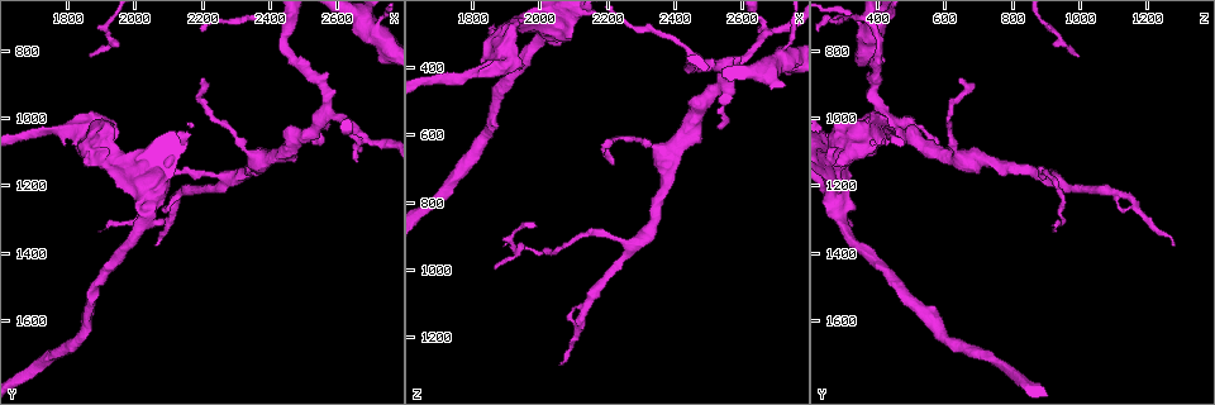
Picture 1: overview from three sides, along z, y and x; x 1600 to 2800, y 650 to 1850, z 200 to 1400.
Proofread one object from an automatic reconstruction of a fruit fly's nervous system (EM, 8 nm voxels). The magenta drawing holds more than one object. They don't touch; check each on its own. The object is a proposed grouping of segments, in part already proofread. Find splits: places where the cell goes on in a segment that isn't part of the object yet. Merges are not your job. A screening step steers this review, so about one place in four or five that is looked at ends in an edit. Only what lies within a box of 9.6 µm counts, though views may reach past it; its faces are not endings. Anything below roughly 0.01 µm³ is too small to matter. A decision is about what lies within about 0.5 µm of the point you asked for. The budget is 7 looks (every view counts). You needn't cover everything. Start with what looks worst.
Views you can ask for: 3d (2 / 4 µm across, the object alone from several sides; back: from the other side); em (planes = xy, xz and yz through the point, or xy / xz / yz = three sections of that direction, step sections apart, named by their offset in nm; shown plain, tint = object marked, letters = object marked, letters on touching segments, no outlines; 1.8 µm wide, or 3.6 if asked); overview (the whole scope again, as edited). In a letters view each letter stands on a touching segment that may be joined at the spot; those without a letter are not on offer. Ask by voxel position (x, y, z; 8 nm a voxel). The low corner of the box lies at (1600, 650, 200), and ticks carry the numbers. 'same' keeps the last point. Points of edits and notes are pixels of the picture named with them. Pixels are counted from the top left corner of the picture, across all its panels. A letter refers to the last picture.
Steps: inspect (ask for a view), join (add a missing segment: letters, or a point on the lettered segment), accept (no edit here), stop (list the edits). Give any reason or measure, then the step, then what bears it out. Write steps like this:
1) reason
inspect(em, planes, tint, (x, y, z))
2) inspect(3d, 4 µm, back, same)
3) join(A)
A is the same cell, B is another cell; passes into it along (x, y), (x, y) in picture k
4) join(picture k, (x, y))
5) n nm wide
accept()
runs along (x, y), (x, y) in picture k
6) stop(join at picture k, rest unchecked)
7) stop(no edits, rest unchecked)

thin neck
inspect(3d, 4 µm, (2670, 1060, 310))

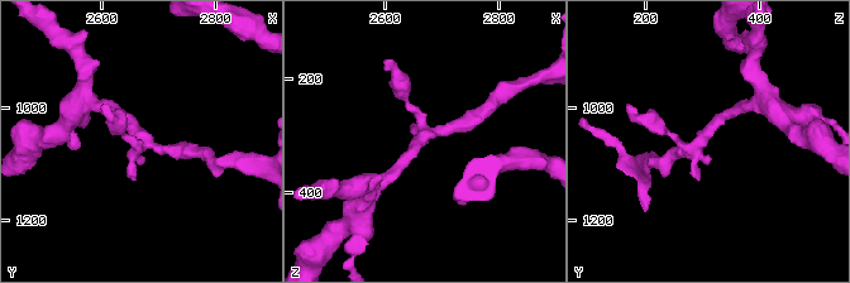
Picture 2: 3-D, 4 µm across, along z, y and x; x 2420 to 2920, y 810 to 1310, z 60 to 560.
shape alone is not enough
inspect(em, planes, letters, (2675, 1050, 300))

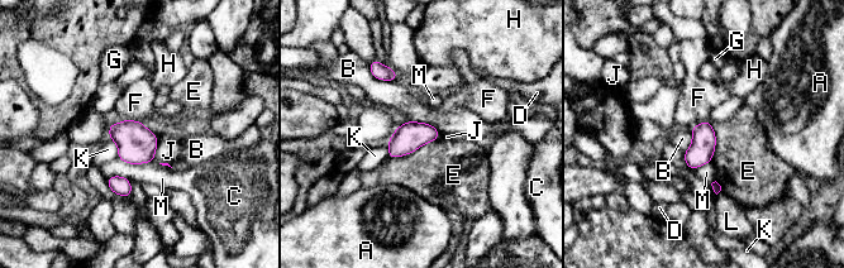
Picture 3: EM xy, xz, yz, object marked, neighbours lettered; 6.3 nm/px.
160 nm wide
accept()
A, B, C, D, E, F, G, H, J, K, L and M are other cells; border along (438, 137), (406, 154), (389, 158) in picture 3; none of them fits

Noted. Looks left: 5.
free end
inspect(em, planes, letters, (2710, 770, 420))

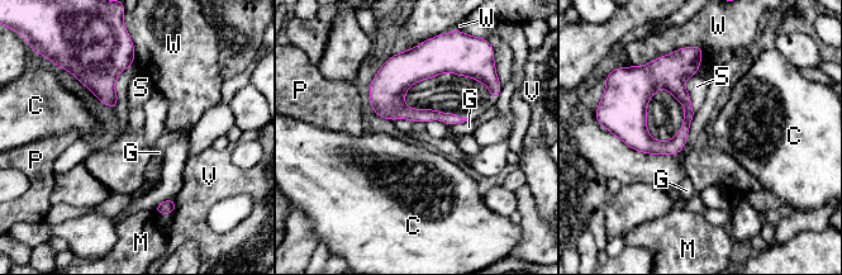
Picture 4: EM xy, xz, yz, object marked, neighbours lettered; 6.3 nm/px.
W touches over 320 nm
accept()
C, G, M, P, S, V and W are other cells; runs along (698, 57), (640, 98), (624, 138) in picture 4; no lettered segment goes on from it

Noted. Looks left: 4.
inspect(em, yz, step 8, letters, (1870, 1040, 390))

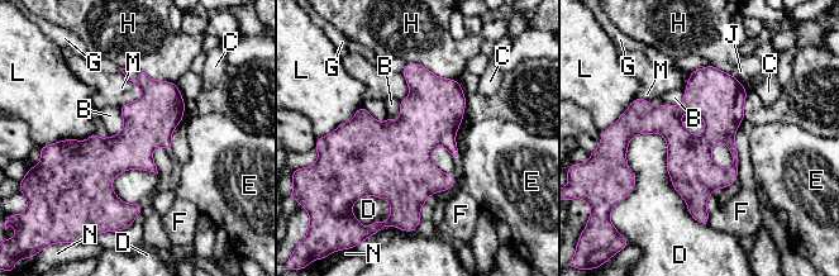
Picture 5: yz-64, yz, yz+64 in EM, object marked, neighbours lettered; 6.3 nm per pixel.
280 nm wide; D touches over 750 nm
accept()
B, C, D, E, F, G, H, J, L, M and N are other cells; none of them fits

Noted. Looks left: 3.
stop(no edits, rest unchecked)

